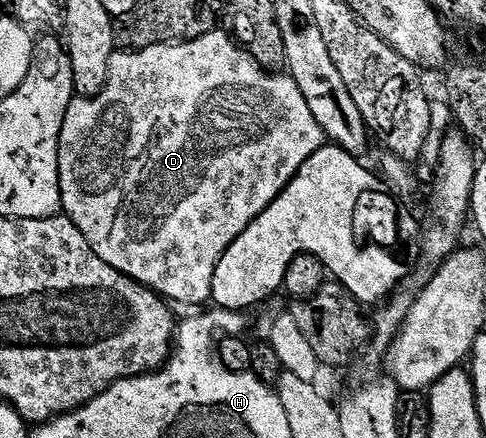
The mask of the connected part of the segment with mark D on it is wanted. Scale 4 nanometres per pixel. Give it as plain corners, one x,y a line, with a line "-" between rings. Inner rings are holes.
215,28
184,42
161,42
139,50
115,49
110,56
104,88
100,88
100,92
90,98
71,98
60,124
58,183
62,210
66,217
72,220
72,224
76,224
76,228
80,228
80,232
84,232
84,240
88,240
92,252
96,252
100,260
112,264
112,268
121,274
133,278
141,286
146,286
171,303
205,303
209,299
212,272
224,248
228,248
228,244
232,244
232,240
244,232
246,225
286,187
300,164
304,164
304,160
308,160
308,156
312,156
312,152
324,144
320,124
316,124
316,116
312,116
304,96
300,96
296,80
292,80
285,72
264,70
225,29
222,30

